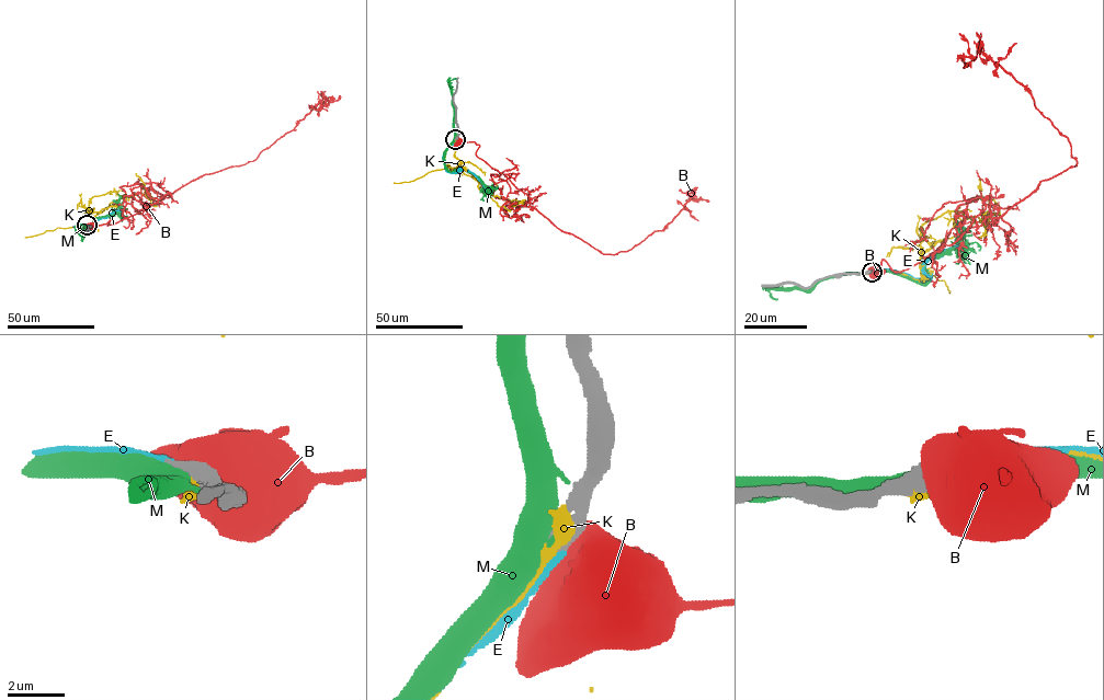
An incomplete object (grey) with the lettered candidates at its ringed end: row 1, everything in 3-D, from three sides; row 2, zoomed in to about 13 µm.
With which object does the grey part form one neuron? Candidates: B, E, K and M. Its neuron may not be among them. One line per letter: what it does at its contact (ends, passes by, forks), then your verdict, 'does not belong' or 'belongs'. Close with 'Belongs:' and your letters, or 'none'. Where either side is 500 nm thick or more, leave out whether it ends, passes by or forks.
B: does not belong
E: belongs
K: does not belong
M: does not belong
Belongs: E

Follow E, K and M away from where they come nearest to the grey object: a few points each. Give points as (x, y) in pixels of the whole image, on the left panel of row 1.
E: (87, 225), (76, 227), (79, 231), (90, 228), (121, 209)
K: (88, 226), (76, 228), (90, 226), (113, 202), (140, 192), (144, 184), (136, 173)
M: (87, 225), (78, 225), (76, 229), (79, 231), (100, 218), (121, 211), (116, 205), (117, 194)

